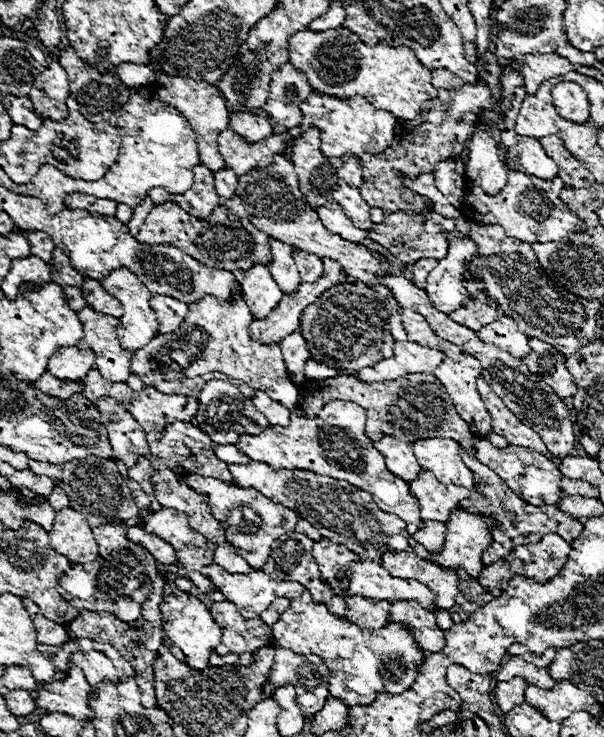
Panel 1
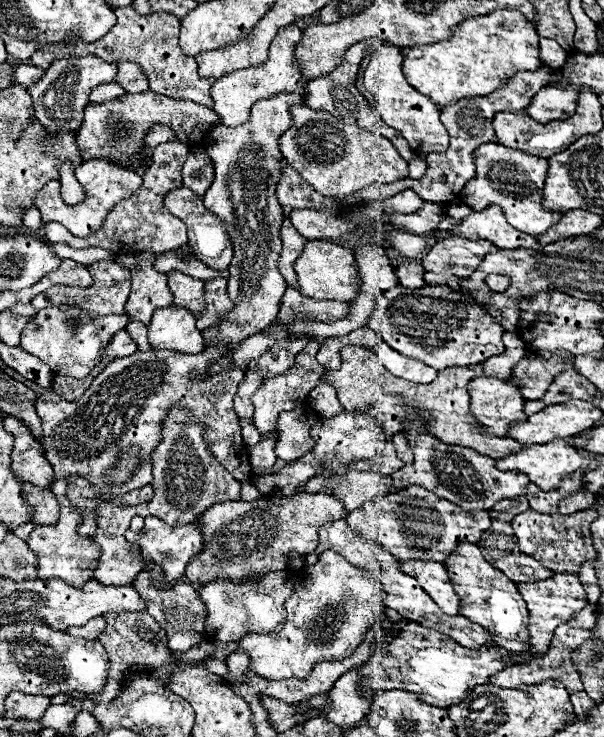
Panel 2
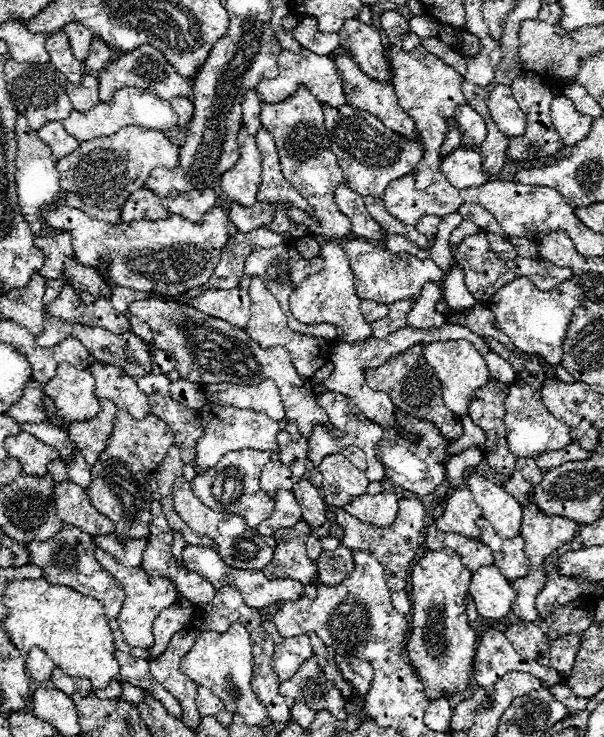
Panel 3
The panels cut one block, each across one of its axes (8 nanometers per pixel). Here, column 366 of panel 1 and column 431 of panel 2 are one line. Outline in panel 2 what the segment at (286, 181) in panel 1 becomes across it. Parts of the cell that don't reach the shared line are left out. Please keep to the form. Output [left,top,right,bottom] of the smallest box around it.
[422,236,494,294]

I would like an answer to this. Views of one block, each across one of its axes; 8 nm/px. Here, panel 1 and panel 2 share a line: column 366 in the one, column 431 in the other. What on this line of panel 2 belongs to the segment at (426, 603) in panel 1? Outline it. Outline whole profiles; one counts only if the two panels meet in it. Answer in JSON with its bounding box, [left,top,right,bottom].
[398,560,460,616]

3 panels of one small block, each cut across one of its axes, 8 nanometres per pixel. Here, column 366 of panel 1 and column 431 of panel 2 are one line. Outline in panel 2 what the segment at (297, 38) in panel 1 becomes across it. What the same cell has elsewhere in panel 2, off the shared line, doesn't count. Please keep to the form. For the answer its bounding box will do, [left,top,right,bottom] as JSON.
[402,8,542,108]

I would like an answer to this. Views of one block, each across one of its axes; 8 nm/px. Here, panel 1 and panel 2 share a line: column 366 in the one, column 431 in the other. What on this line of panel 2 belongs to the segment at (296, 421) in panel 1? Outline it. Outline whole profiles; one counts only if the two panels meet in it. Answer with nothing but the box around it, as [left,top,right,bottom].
[390,424,528,510]

